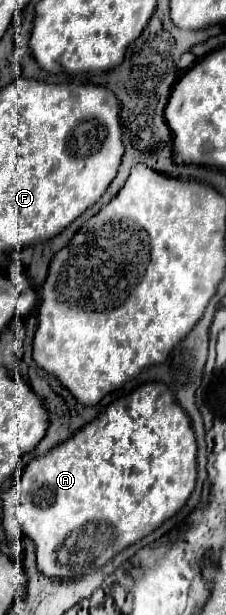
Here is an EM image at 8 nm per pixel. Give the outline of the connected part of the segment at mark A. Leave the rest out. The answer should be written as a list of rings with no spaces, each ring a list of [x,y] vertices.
[[[154,381],[154,383],[143,384],[142,387],[122,396],[112,402],[112,405],[108,405],[108,409],[101,412],[92,423],[88,423],[86,427],[82,427],[78,433],[74,433],[68,441],[56,445],[52,451],[48,451],[44,457],[38,457],[34,461],[28,463],[20,483],[28,489],[28,497],[26,501],[18,507],[16,511],[16,523],[20,527],[20,531],[30,537],[36,545],[36,565],[38,569],[46,575],[46,577],[62,577],[62,579],[74,579],[74,577],[80,577],[88,571],[94,571],[98,567],[102,567],[106,561],[110,561],[118,551],[130,547],[132,543],[140,541],[142,537],[150,535],[152,531],[156,531],[166,519],[170,519],[176,511],[180,511],[190,493],[194,491],[194,485],[196,485],[196,437],[194,437],[194,431],[192,431],[192,423],[190,423],[190,417],[188,413],[178,405],[176,397],[170,393],[170,389],[160,381]]]

